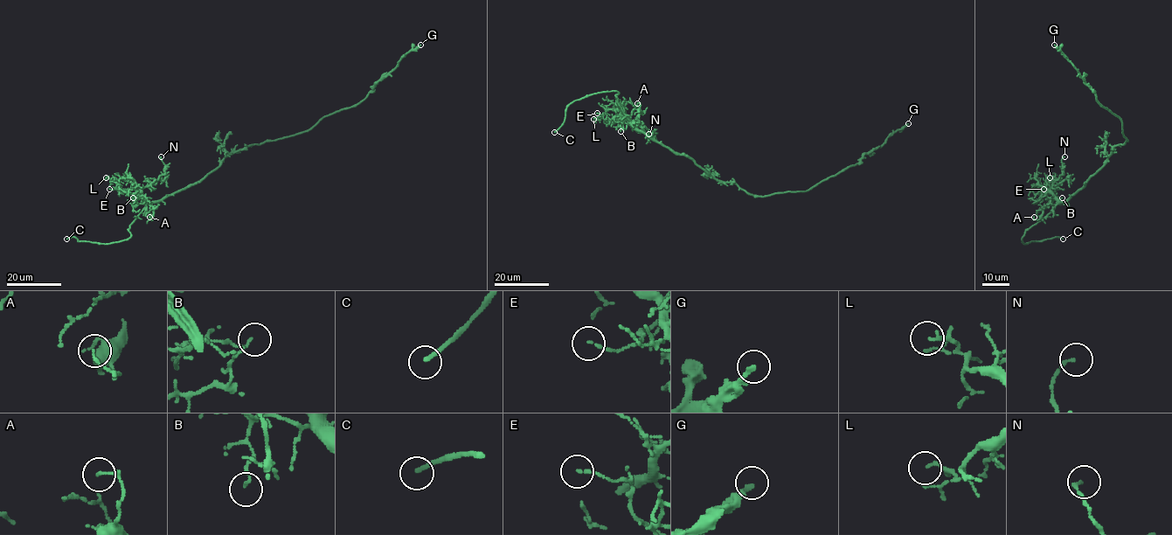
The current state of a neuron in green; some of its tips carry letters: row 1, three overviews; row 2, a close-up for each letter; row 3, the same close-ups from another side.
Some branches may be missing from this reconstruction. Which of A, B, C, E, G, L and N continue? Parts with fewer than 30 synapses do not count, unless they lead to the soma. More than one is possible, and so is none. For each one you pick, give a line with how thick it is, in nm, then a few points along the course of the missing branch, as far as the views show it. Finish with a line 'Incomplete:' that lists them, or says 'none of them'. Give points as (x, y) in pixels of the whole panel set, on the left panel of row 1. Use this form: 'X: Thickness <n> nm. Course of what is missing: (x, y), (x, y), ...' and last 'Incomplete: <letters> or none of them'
C: Thickness 190 nm. Course of what is missing: (66, 239), (55, 238), (34, 247), (21, 243)
Incomplete: C

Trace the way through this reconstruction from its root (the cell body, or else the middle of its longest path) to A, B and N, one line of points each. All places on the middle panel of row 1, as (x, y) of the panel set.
A: (716, 179), (687, 156), (676, 154), (637, 131), (624, 115), (635, 120), (641, 113), (640, 103), (637, 103)
B: (716, 179), (687, 156), (676, 154), (627, 124), (622, 122), (620, 131)
N: (716, 179), (687, 156), (676, 154), (636, 131), (629, 121), (640, 122), (653, 132), (649, 131), (648, 134)

